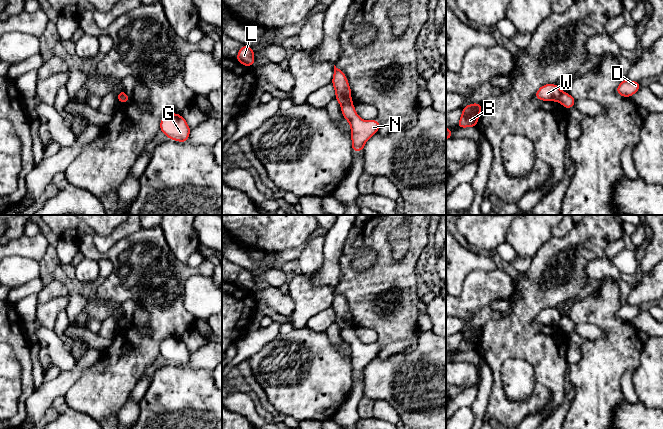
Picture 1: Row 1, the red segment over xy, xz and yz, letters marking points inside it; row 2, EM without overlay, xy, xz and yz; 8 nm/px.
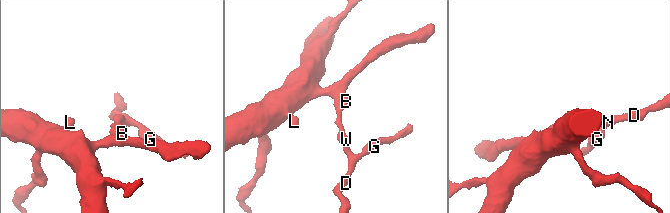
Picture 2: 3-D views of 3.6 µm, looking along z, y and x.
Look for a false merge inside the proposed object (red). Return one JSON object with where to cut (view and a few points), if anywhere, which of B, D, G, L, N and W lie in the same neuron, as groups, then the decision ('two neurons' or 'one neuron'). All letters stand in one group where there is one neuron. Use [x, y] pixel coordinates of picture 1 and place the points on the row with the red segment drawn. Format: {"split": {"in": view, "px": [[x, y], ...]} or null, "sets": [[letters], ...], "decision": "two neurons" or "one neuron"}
{"split": {"in": "xz", "px": [[352, 103], [342, 106]]}, "sets": [["B", "L", "W"], ["D", "G", "N"]], "decision": "two neurons"}

